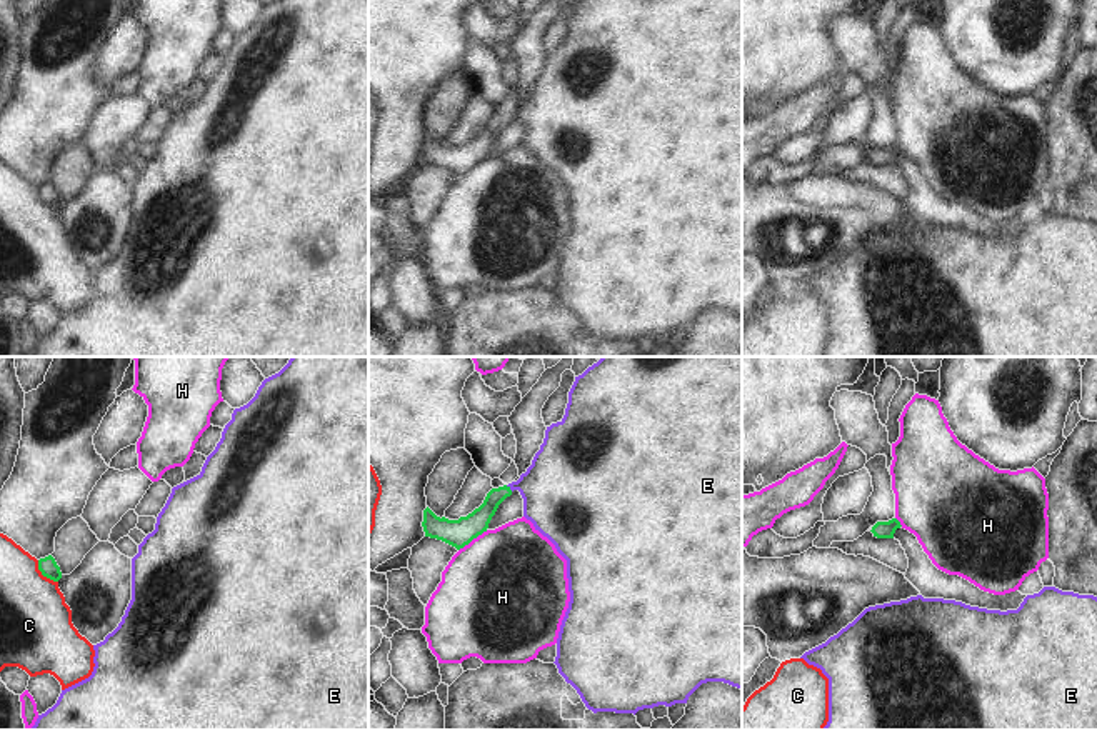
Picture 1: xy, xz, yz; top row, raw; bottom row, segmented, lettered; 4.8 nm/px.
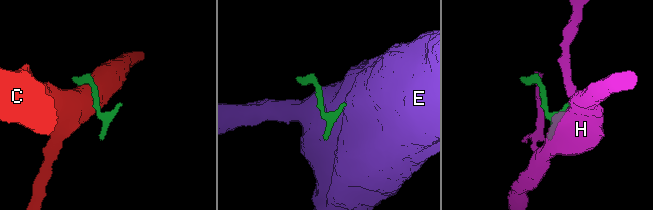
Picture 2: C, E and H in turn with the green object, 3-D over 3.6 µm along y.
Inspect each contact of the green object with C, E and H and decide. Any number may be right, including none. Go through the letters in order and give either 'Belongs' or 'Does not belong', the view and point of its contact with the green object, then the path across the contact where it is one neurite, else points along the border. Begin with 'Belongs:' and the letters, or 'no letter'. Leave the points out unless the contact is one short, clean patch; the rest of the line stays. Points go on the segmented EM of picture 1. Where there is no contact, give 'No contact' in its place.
Belongs: no letter
C: Does not belong. Touches green at xy (44, 575)
E: Does not belong. Touches green at xz (509, 487). Boundary: xz (505, 485), (512, 490)
H: Does not belong. Touches green at xz (472, 539)

